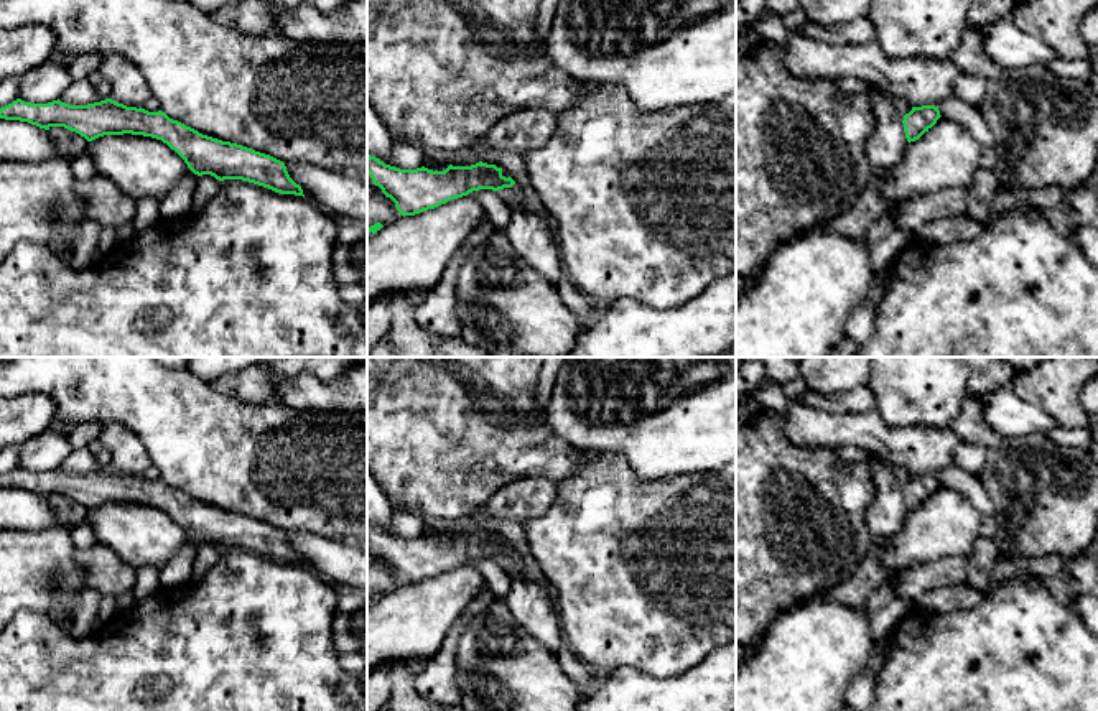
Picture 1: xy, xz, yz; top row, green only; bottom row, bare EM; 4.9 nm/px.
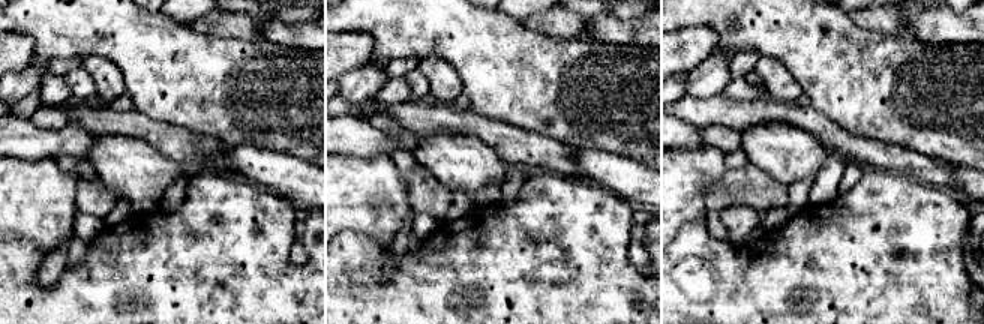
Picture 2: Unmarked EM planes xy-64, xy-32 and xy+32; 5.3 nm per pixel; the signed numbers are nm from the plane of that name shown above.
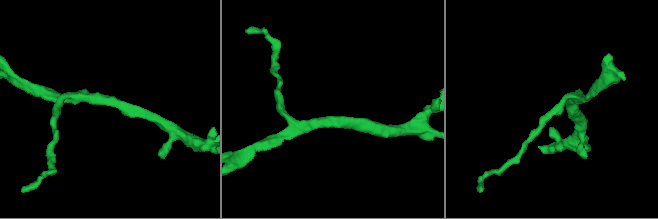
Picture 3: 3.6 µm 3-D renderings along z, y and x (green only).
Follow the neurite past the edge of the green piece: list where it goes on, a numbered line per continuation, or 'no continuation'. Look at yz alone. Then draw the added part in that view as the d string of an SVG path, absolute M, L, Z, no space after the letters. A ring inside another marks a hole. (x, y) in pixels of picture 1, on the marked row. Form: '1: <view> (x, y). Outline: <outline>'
1: yz (949, 155). Outline: M940 117L919 140L909 143L902 161L887 170L881 191L897 207L920 194L968 188L981 165L981 150L983 146L965 125Z

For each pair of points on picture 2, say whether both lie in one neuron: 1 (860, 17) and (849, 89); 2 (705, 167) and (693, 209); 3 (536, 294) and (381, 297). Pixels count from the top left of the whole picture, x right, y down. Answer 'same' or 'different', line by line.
1: different
2: same
3: same

